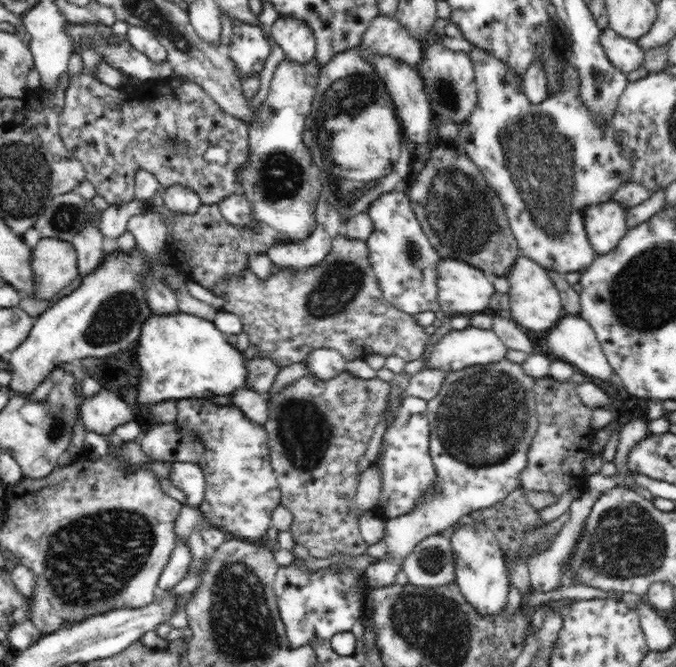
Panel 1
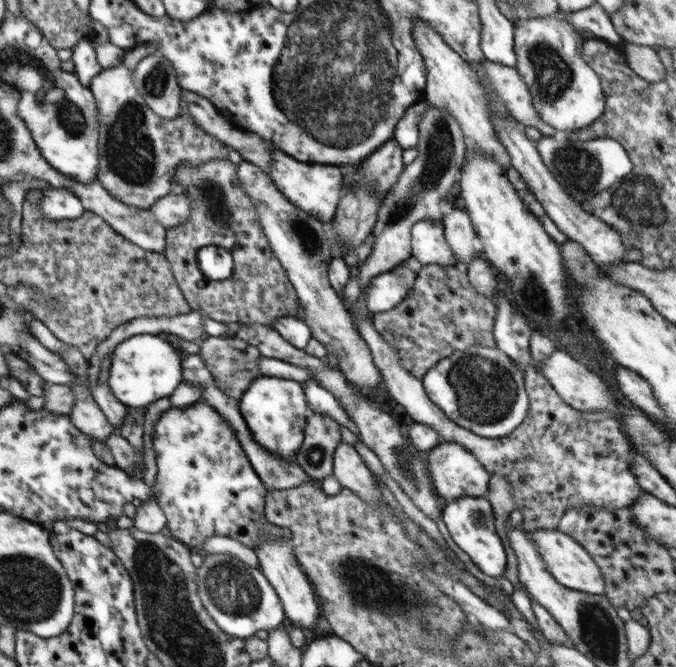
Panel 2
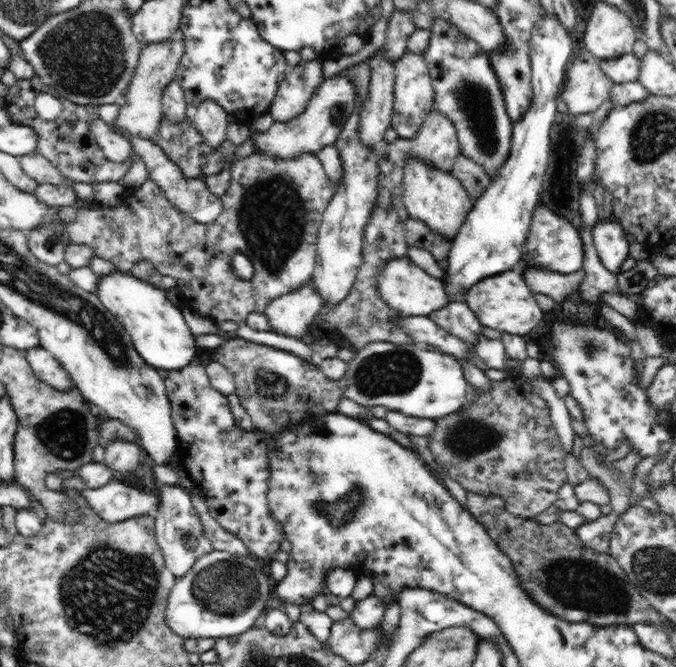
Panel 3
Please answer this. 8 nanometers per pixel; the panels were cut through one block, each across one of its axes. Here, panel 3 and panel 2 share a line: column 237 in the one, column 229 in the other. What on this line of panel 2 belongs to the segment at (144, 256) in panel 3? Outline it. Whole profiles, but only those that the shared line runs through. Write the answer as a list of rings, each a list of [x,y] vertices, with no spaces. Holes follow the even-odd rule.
[[[228,159],[205,163],[202,167],[181,165],[175,180],[180,192],[188,195],[193,204],[187,222],[166,230],[164,254],[191,308],[224,323],[250,322],[268,327],[282,316],[298,317],[301,306],[298,295],[270,248],[252,200],[238,183],[237,165]],[[208,245],[219,245],[230,252],[232,276],[220,281],[210,280],[199,270],[196,254]]]

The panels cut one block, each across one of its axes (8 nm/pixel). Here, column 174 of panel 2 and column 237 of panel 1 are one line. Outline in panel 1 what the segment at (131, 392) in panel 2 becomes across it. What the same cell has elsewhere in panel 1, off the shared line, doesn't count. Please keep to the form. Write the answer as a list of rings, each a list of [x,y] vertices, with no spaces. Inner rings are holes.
[[[190,313],[152,314],[142,325],[137,348],[140,364],[139,391],[136,404],[150,406],[160,401],[209,399],[230,395],[245,386],[247,358],[230,345],[227,336],[213,321]]]

